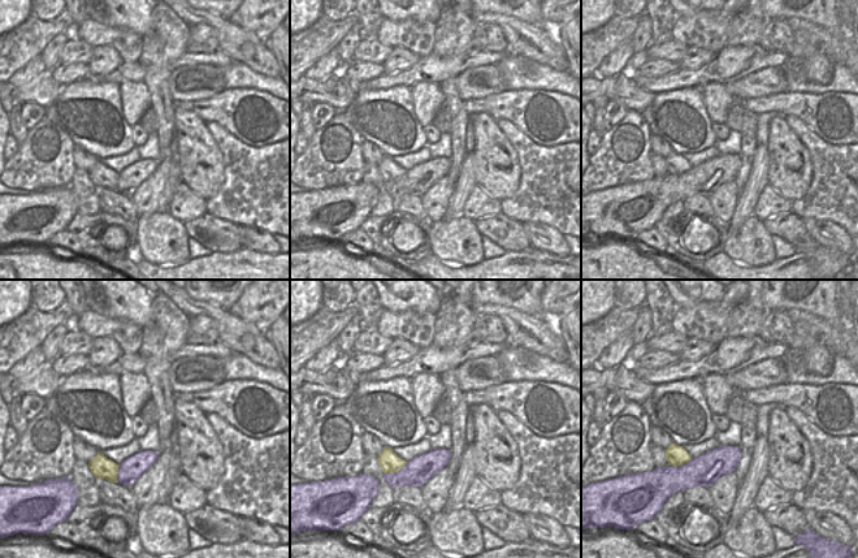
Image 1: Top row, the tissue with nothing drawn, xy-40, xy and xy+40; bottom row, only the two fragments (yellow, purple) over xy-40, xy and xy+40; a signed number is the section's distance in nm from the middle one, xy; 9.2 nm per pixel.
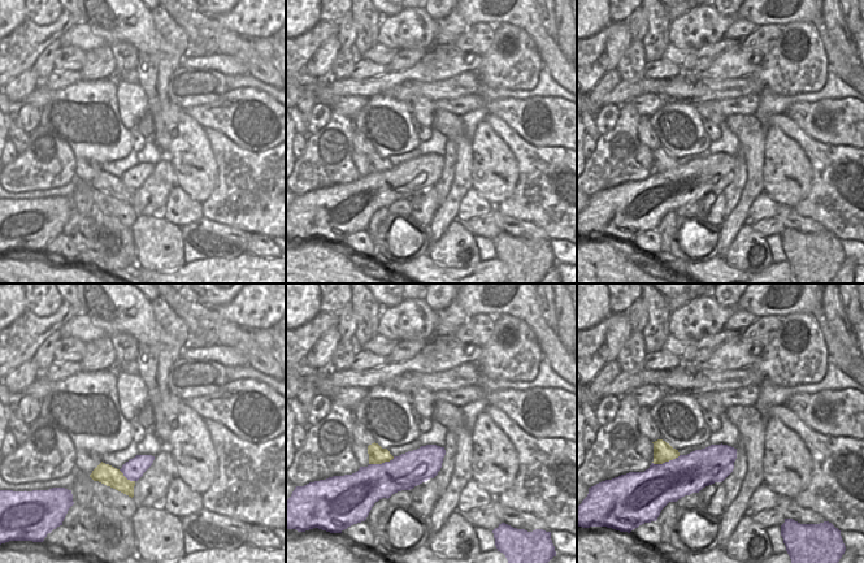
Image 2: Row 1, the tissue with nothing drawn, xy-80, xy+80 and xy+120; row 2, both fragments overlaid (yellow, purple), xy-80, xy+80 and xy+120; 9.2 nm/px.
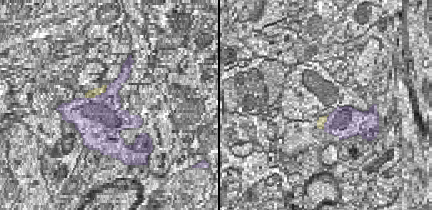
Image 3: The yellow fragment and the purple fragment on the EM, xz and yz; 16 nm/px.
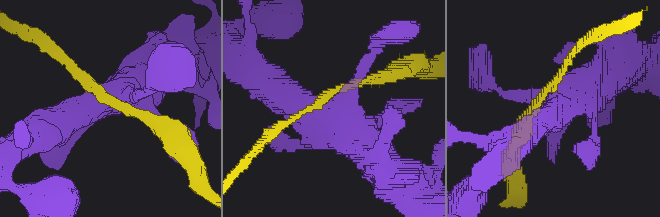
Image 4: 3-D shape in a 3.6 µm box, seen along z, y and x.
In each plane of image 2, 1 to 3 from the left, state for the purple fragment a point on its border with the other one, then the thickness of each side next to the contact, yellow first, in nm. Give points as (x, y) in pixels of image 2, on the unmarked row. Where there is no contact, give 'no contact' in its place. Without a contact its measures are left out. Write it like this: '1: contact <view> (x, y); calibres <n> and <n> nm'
1: contact xy-80 (125, 186); calibres 180 and 190 nm
2: contact xy+80 (381, 172); calibres 170 and 340 nm
3: contact xy+120 (665, 169); calibres 180 and 380 nm

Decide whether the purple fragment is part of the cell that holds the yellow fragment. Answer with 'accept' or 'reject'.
reject

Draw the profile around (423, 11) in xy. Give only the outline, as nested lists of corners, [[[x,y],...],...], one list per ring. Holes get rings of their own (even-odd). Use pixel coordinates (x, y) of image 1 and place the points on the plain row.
[[[377,0],[385,20],[415,20],[420,23],[437,23],[443,4],[441,0]]]

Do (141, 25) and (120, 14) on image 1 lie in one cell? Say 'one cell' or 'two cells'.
one cell

